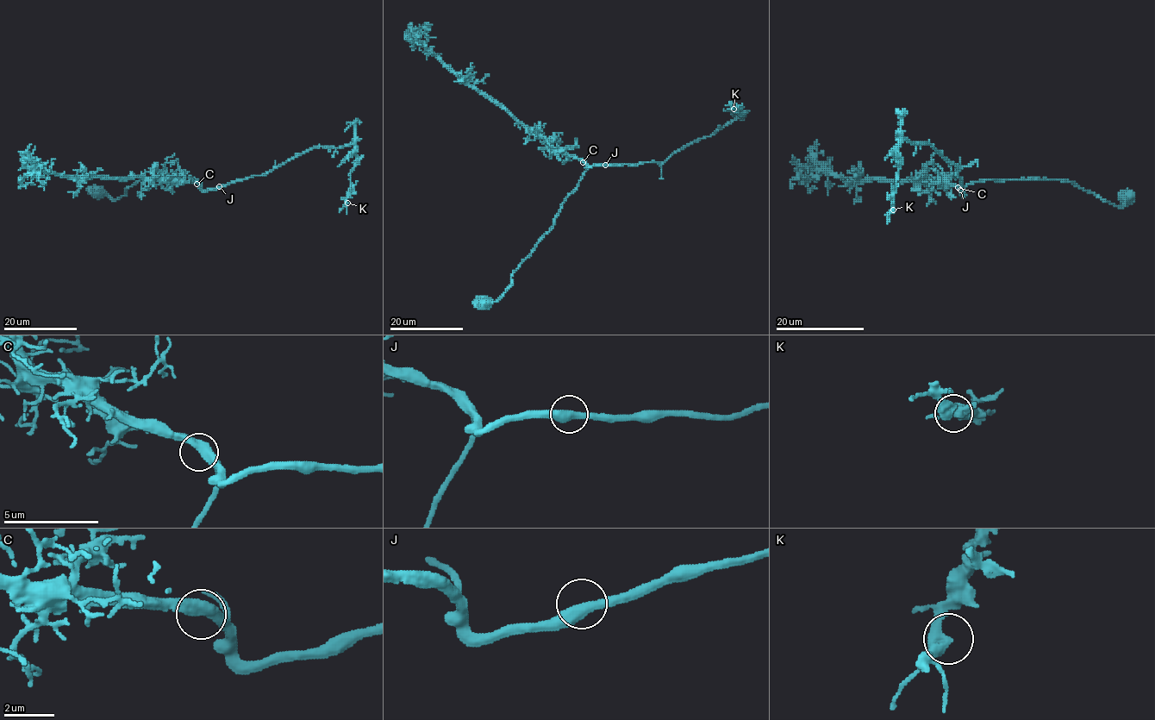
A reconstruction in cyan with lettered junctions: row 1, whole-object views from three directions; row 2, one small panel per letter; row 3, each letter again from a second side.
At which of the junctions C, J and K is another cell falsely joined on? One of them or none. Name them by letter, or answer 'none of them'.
none of them

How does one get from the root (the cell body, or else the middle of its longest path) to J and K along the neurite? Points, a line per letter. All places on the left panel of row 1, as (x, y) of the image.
J: (204, 190), (215, 190), (219, 186)
K: (204, 190), (265, 175), (315, 147), (353, 145), (356, 147), (356, 165), (350, 173), (352, 189), (347, 203)

